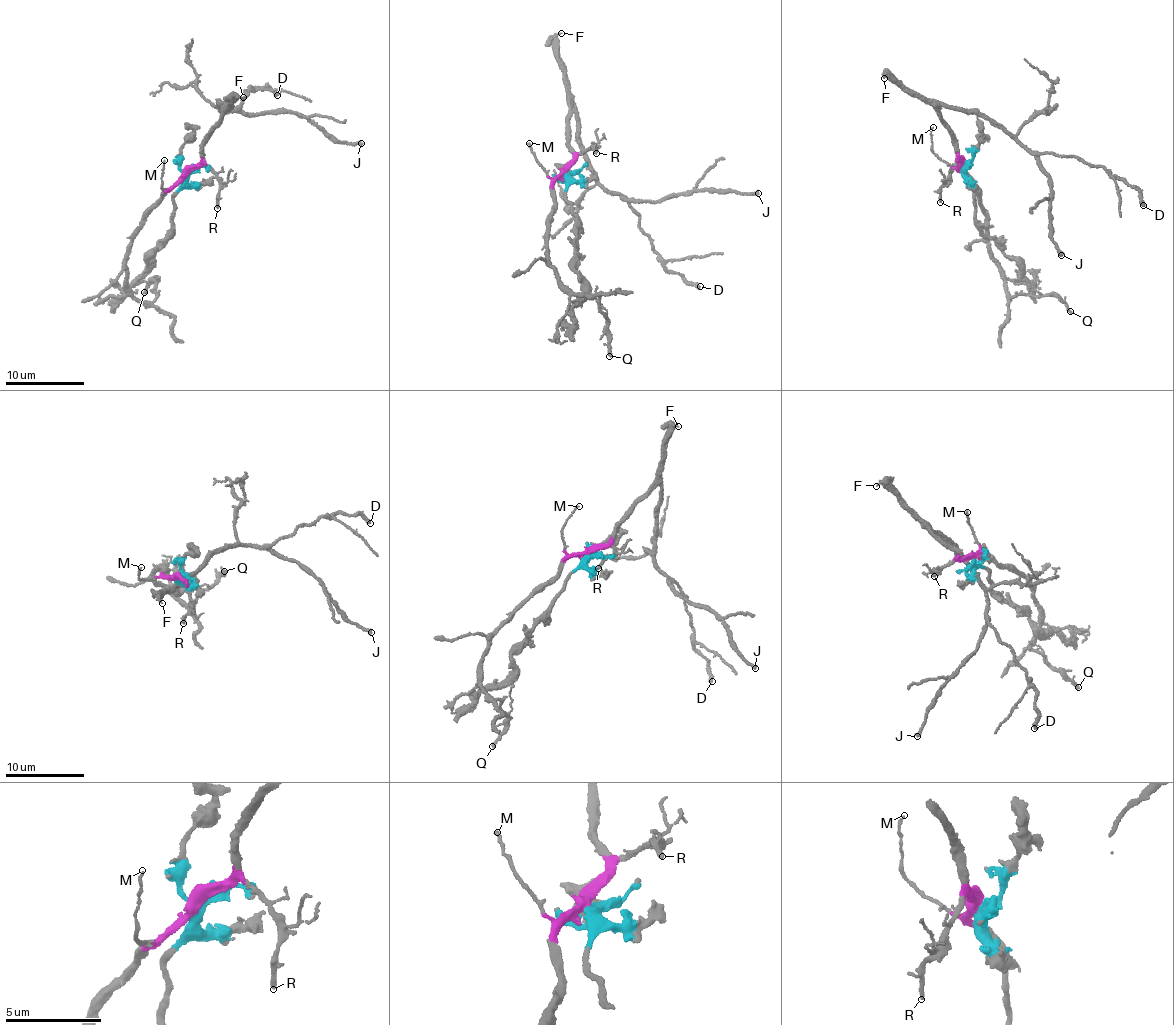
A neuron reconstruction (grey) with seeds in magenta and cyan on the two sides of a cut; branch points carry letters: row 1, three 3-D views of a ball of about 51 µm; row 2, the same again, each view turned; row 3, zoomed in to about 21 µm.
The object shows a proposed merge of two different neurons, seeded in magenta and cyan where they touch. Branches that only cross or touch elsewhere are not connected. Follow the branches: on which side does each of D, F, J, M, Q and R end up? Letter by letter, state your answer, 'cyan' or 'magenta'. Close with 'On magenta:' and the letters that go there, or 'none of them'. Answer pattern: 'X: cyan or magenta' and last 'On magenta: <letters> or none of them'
D: magenta
F: magenta
J: magenta
M: magenta
Q: magenta
R: magenta
On magenta: D, F, J, M, Q, R

